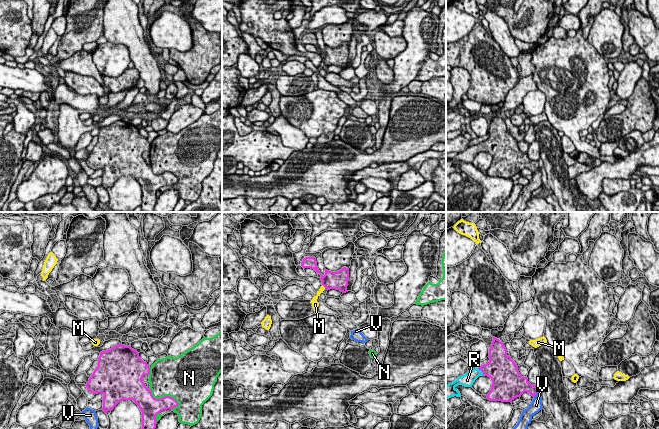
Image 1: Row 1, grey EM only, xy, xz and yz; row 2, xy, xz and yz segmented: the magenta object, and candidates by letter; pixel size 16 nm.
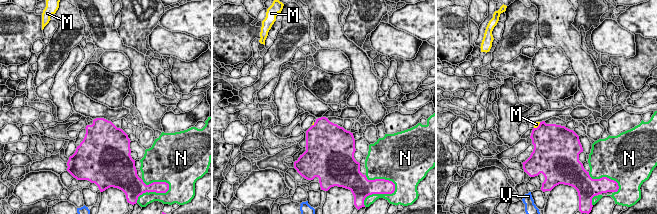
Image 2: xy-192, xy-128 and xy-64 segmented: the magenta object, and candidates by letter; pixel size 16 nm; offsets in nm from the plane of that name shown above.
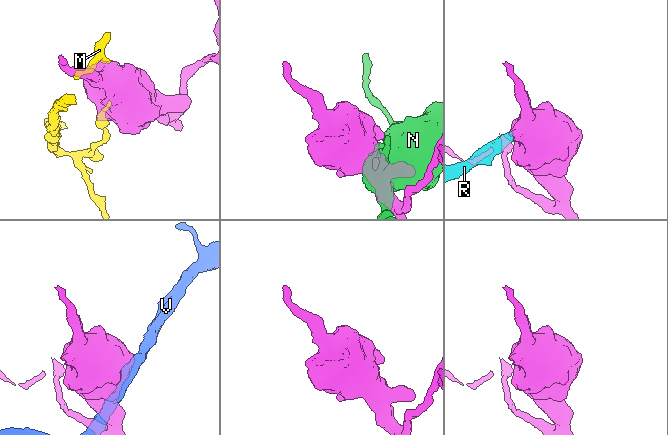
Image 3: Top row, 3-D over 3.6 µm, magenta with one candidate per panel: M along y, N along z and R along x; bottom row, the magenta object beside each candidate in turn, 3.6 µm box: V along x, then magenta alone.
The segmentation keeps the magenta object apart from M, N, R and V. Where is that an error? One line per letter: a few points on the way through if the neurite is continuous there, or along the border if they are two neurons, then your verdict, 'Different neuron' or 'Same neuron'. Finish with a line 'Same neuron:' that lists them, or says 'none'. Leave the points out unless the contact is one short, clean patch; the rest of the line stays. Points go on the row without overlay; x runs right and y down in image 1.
M: Boundary: xz (322, 60), (325, 64). Different neuron
N: Different neuron
R: Path across: yz (497, 144), (482, 147), (476, 148), (469, 154). Same neuron
V: Different neuron
Same neuron: R

